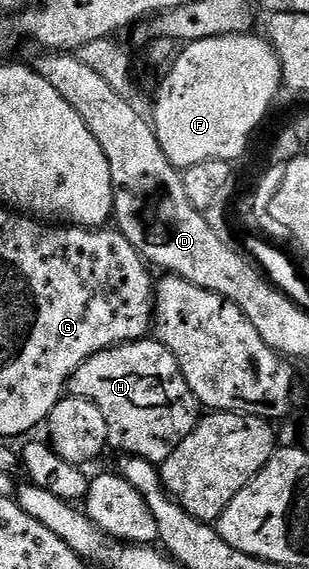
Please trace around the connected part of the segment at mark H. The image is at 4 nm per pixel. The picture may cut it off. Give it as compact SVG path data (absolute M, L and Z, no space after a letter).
M158 339L128 341L93 355L88 361L81 363L79 370L73 374L69 389L74 396L89 399L97 403L97 407L101 407L105 423L109 423L111 428L110 444L114 448L116 445L120 454L146 457L148 461L158 462L170 453L176 443L191 434L195 429L195 422L201 416L193 391L189 391L189 383L177 359Z

